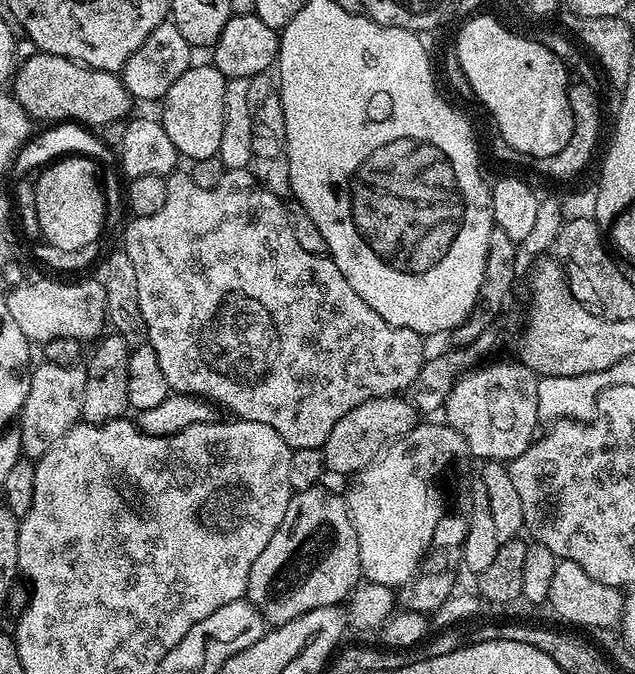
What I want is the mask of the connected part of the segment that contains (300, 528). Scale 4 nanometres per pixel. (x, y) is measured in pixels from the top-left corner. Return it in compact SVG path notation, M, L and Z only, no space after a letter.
M324 487L293 491L286 506L286 515L282 517L282 526L274 530L274 538L266 542L266 550L262 550L254 566L250 566L246 599L262 613L269 625L288 624L294 618L322 606L343 605L361 583L358 534L348 513L345 497L335 496Z

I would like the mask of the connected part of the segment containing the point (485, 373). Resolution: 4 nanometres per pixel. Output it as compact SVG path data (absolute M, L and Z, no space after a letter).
M516 358L486 364L465 372L457 380L442 412L448 415L446 423L462 434L469 453L483 452L482 460L486 462L511 462L528 448L529 441L520 440L520 436L535 437L536 423L542 420L538 410L538 377Z

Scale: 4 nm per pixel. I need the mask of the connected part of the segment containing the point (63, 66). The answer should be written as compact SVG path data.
M39 50L15 69L10 92L22 110L36 122L52 120L48 122L75 122L81 126L119 125L129 119L128 111L134 107L132 95L117 73L94 70L70 58L51 56Z

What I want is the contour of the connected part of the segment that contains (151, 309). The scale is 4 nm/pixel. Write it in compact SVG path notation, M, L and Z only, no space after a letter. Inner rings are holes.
M248 168L227 170L222 182L218 182L214 190L202 190L202 186L194 186L191 175L183 170L173 172L167 177L167 182L166 202L158 214L129 219L129 224L124 228L122 251L130 258L130 262L134 262L134 275L138 277L138 306L142 306L142 318L148 331L146 343L152 347L154 354L158 354L158 366L162 366L162 374L166 374L166 382L173 393L199 396L217 409L225 408L233 412L231 415L238 420L266 422L266 426L274 426L274 430L282 434L288 447L293 450L320 450L342 414L350 414L354 406L362 406L362 402L367 400L403 393L410 382L418 378L418 370L422 370L426 359L425 337L409 328L394 326L386 322L382 314L370 310L370 306L366 306L366 302L354 294L354 286L346 282L342 270L338 270L331 256L319 256L310 254L310 250L302 250L302 246L298 246L298 238L294 238L294 230L290 230L285 201L280 201L281 197L270 191L259 175L255 176Z

